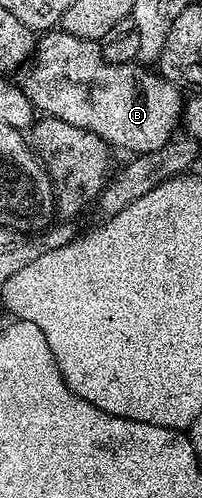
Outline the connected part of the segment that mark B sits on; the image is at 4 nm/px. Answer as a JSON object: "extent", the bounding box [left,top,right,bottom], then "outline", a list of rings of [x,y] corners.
{"extent":[23,31,183,155],"outline":[[[49,31],[44,34],[45,37],[36,42],[35,52],[31,58],[31,64],[28,66],[29,74],[26,75],[25,81],[23,80],[23,88],[26,95],[29,97],[29,102],[32,103],[34,110],[45,112],[44,116],[49,119],[56,119],[63,123],[71,123],[71,127],[79,127],[80,129],[87,130],[88,133],[99,135],[110,147],[114,150],[126,149],[129,155],[136,155],[138,153],[150,153],[159,147],[163,147],[167,142],[174,140],[175,134],[173,133],[183,121],[183,93],[178,86],[172,85],[171,82],[165,80],[160,72],[153,71],[148,73],[146,66],[141,63],[134,63],[132,65],[112,65],[103,59],[101,54],[101,46],[98,42],[88,41],[87,39],[79,39],[79,35],[71,35],[64,31]]]}

